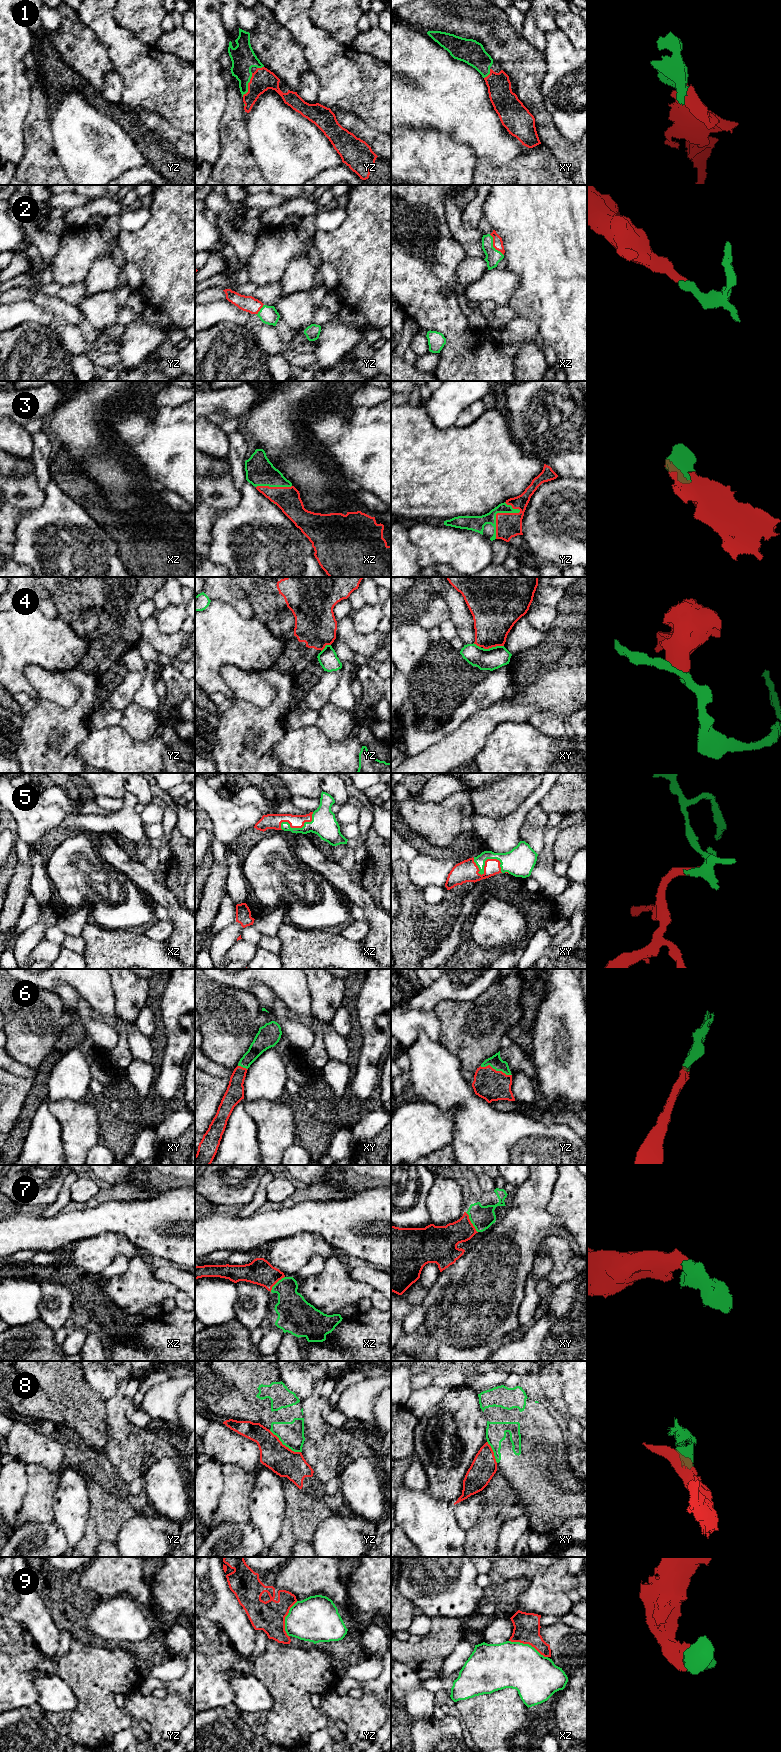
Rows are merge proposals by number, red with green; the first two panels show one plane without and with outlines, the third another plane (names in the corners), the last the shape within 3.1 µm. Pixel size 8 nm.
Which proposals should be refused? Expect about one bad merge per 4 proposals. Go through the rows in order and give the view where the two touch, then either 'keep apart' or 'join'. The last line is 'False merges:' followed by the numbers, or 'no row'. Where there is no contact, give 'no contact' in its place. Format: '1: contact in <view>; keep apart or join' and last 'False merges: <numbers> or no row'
1: contact in yz; join
2: contact in xz; join
3: contact in yz; join
4: contact in xy; keep apart
5: contact in xy; join
6: contact in yz; join
7: contact in xy; join
8: contact in yz; keep apart
9: contact in xz; keep apart
False merges: 4, 8, 9

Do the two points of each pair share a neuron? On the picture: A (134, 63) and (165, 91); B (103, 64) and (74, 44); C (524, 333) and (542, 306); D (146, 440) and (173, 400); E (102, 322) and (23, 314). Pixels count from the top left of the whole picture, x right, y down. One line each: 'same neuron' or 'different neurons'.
A: same neuron
B: same neuron
C: different neurons
D: different neurons
E: different neurons

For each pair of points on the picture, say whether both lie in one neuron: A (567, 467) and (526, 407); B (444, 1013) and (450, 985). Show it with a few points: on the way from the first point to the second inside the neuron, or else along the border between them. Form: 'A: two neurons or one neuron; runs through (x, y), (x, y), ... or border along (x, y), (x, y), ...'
A: one neuron; runs through (567, 452), (541, 422)
B: two neurons; border along (470, 1000), (441, 1000), (433, 1009)

